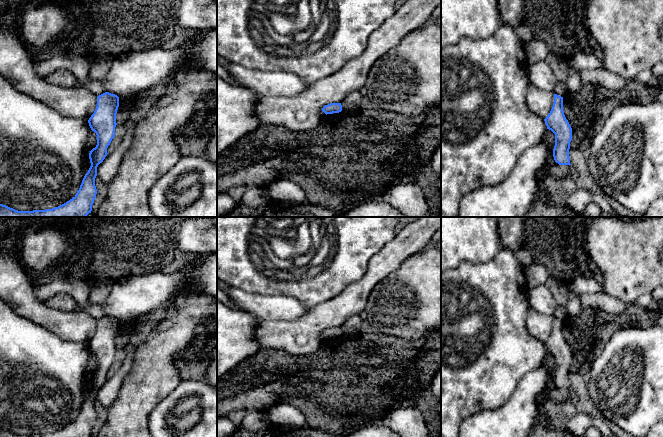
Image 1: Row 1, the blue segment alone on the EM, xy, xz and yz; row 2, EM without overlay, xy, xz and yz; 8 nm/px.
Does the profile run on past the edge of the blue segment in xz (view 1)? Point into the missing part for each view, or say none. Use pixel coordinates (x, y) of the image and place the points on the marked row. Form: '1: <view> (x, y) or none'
1: none

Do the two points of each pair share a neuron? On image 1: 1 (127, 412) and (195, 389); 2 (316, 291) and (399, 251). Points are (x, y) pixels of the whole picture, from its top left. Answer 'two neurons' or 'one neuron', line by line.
1: two neurons
2: two neurons

